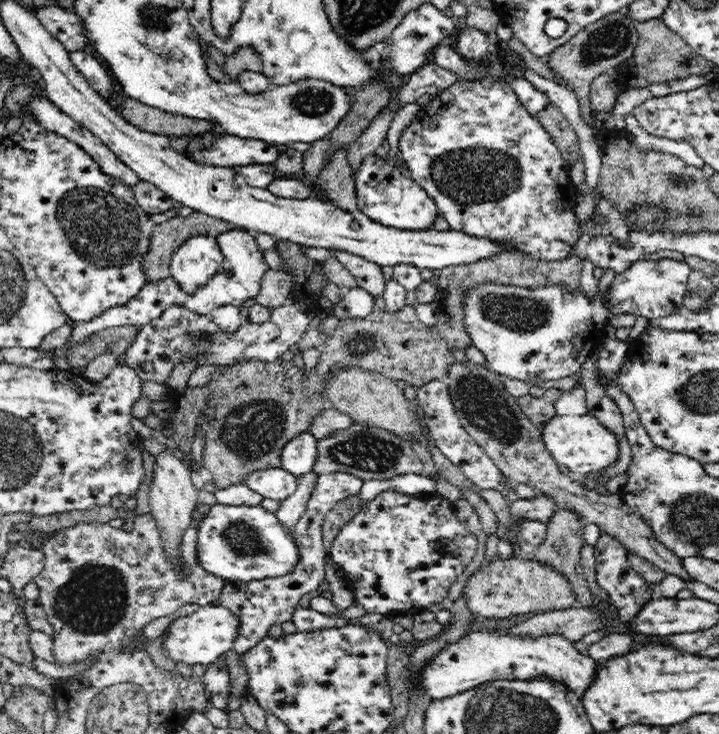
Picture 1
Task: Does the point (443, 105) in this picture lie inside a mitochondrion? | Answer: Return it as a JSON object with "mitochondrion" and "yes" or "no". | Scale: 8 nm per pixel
{"mitochondrion":"no"}

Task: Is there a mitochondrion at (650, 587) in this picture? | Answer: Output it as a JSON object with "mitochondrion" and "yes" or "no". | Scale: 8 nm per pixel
{"mitochondrion":"no"}

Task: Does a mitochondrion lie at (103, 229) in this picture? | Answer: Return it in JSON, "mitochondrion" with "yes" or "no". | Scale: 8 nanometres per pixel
{"mitochondrion":"yes"}

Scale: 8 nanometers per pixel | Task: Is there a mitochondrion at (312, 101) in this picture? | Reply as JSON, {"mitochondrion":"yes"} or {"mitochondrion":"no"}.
{"mitochondrion":"yes"}

